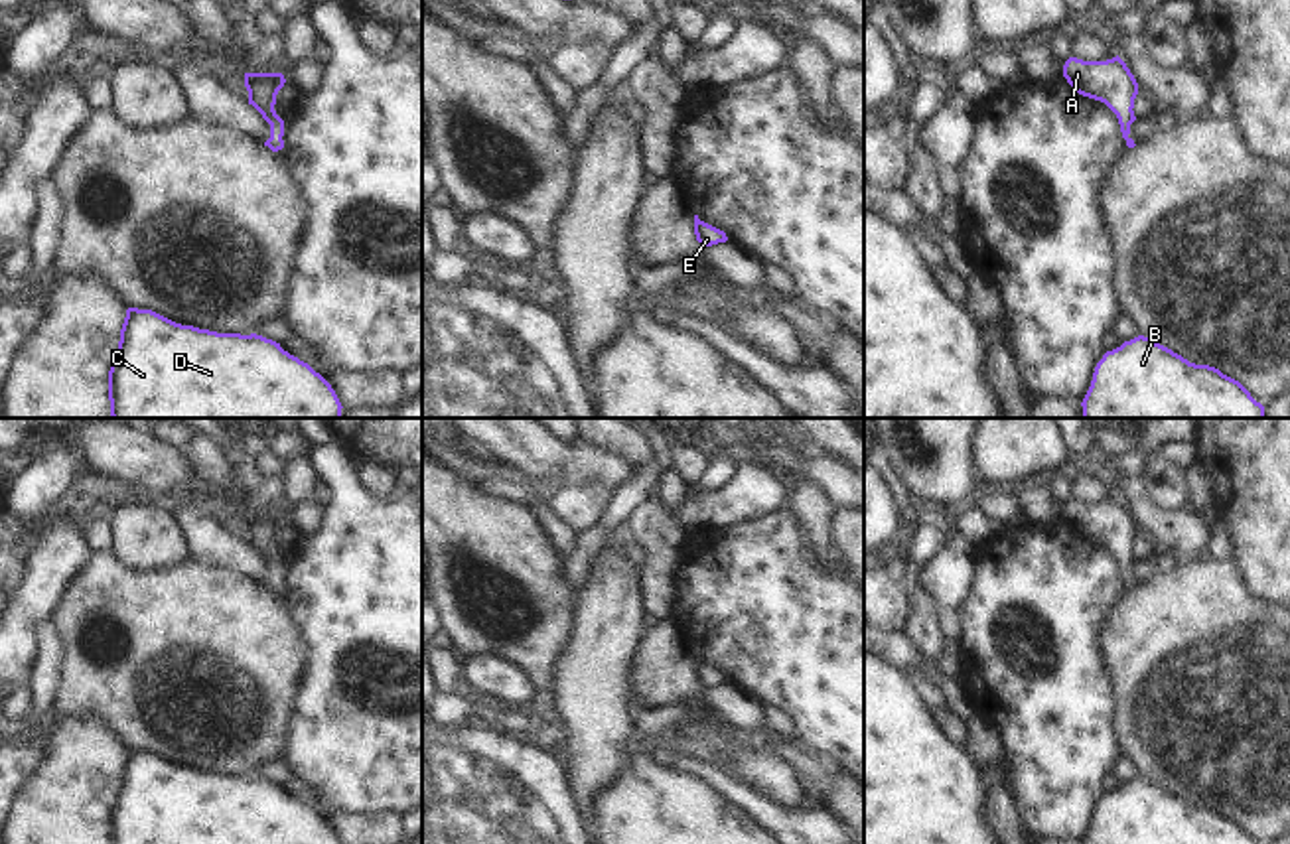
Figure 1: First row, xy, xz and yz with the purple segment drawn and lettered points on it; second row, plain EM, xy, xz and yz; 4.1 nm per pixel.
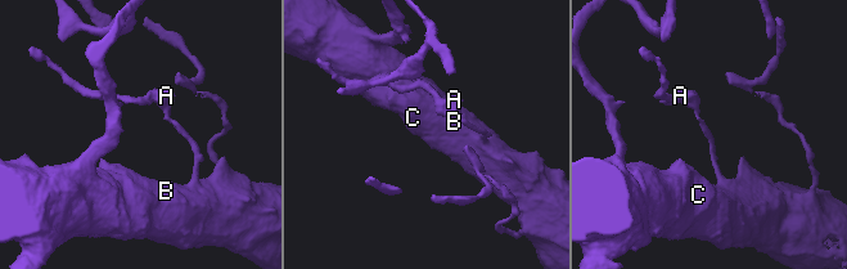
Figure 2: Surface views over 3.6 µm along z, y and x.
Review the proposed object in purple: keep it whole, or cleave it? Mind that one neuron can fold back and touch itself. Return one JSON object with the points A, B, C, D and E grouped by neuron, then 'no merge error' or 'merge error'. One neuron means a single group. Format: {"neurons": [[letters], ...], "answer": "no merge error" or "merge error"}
{"neurons": [["A", "B", "C", "D", "E"]], "answer": "no merge error"}

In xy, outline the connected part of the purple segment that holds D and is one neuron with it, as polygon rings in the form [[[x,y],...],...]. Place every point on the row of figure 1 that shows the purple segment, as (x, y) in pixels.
[[[128,308],[108,371],[112,418],[341,418],[331,385],[280,343],[217,333]]]

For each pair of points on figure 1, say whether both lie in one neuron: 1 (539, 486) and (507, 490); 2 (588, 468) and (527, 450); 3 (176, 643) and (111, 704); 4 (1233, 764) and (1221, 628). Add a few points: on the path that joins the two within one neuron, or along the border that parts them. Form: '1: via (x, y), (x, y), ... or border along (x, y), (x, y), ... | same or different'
1: via (531, 490), (515, 490) | same
2: via (573, 462), (543, 454) | same
3: via (160, 657), (127, 689) | same
4: via (1223, 730), (1221, 661) | same

